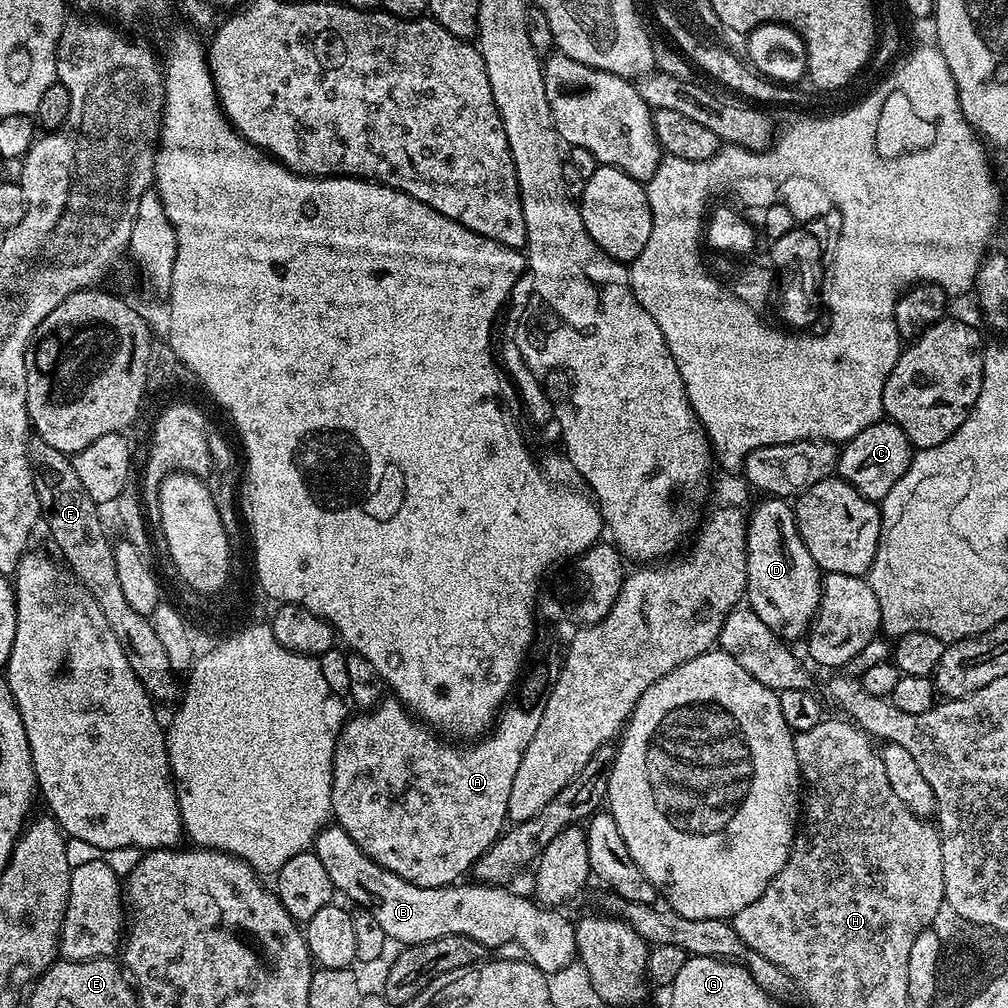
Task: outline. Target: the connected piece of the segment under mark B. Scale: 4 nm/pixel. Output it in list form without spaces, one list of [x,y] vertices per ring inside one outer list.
[[[337,824],[322,828],[312,848],[322,859],[333,889],[341,891],[357,907],[372,913],[393,943],[407,946],[452,935],[474,938],[492,950],[514,940],[524,950],[523,955],[548,976],[575,959],[573,921],[558,913],[561,911],[516,894],[509,887],[479,882],[457,882],[446,887],[414,886],[393,871],[378,866]]]

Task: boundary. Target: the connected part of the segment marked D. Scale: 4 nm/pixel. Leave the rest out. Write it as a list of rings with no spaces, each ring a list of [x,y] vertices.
[[[764,498],[764,501],[751,510],[748,516],[748,587],[746,593],[747,607],[770,626],[785,641],[793,642],[799,638],[807,637],[812,626],[812,619],[820,605],[820,585],[822,573],[814,558],[810,558],[810,550],[806,550],[806,542],[798,534],[796,525],[796,509],[787,499]]]

